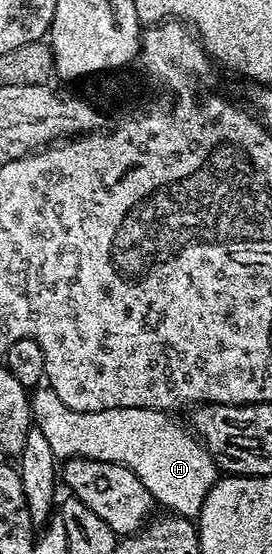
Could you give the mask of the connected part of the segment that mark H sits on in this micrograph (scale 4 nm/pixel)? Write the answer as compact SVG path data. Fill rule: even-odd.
M49 386L36 387L30 393L30 397L34 427L45 434L49 446L53 446L53 454L56 458L80 456L101 462L123 464L129 470L133 470L133 474L137 474L141 482L145 482L152 501L159 503L160 500L167 507L164 509L170 510L174 515L198 517L201 506L217 479L217 460L194 431L187 429L186 432L171 417L174 415L158 408L114 408L96 412L78 412L65 406L65 402L61 402L61 398Z

